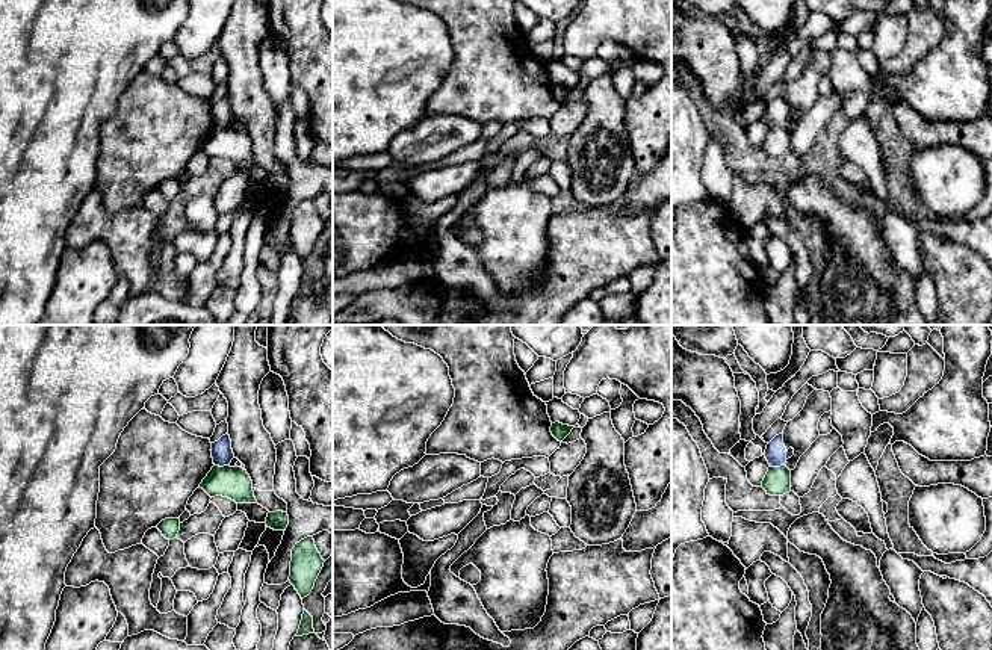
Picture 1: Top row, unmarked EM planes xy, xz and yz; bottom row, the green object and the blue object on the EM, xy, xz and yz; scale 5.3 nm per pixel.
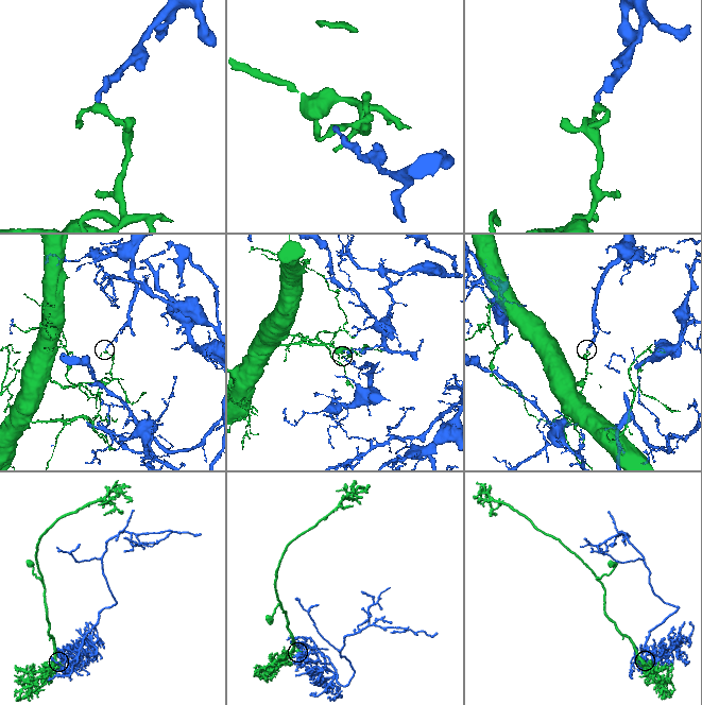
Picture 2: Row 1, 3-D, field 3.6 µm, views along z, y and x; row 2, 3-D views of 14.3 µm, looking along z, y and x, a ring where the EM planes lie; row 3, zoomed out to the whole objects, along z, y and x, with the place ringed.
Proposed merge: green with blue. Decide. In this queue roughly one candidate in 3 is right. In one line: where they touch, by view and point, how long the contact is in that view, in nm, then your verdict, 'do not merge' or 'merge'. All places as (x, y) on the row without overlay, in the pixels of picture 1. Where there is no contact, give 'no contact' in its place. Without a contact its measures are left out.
contact yz (778, 129); length 80 nm; do not merge

